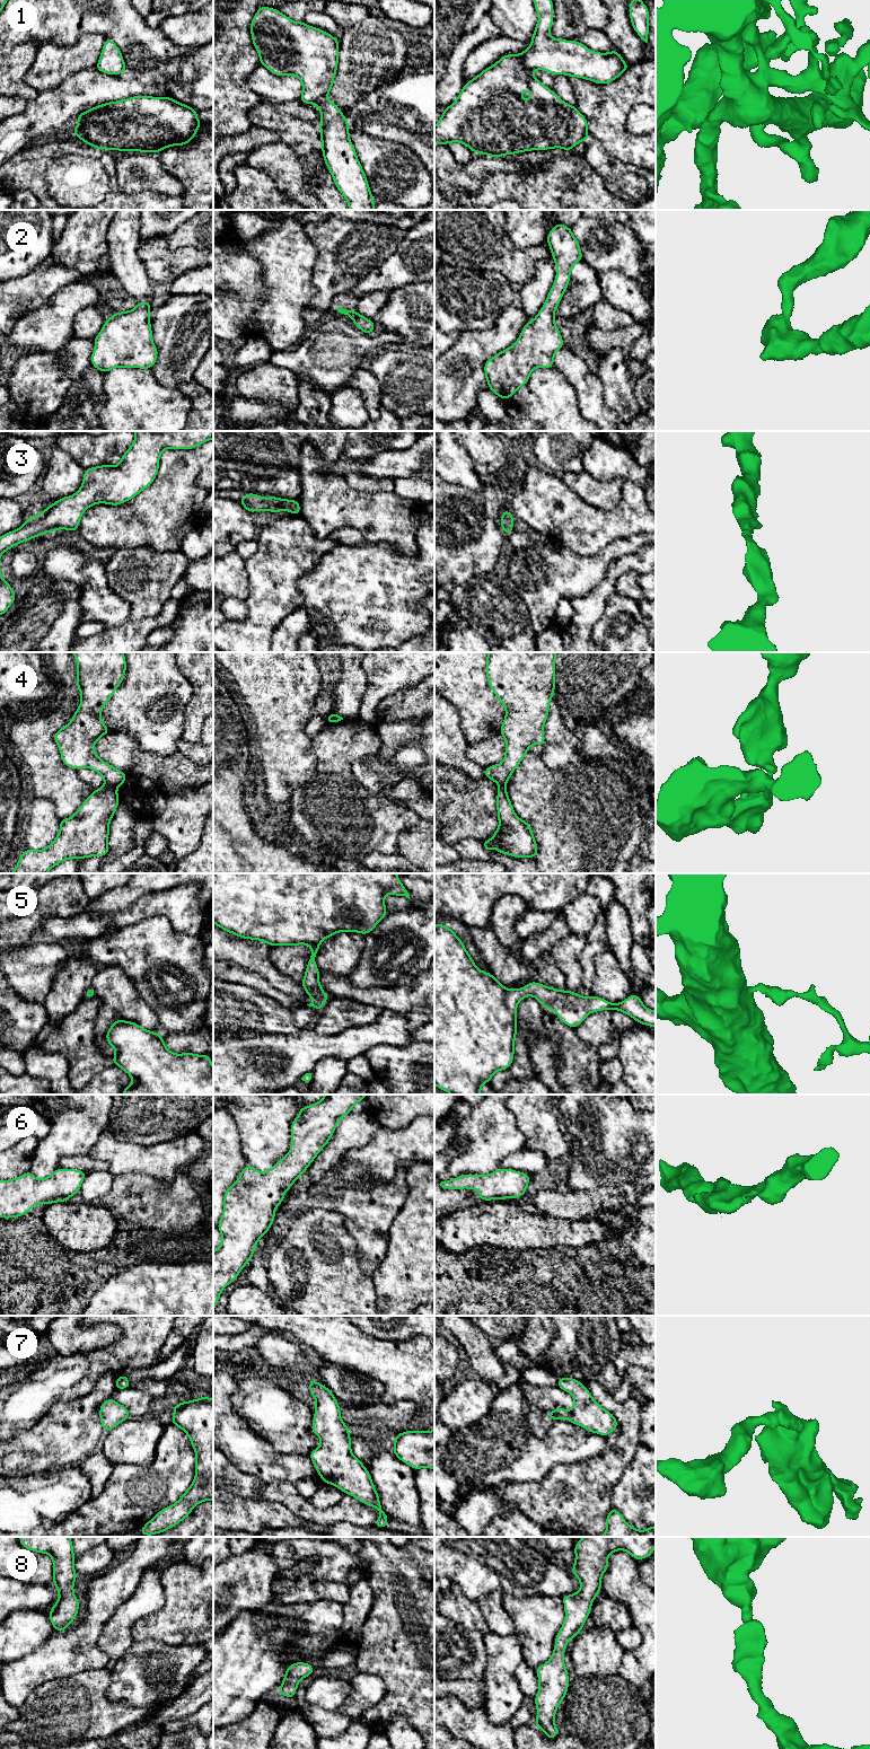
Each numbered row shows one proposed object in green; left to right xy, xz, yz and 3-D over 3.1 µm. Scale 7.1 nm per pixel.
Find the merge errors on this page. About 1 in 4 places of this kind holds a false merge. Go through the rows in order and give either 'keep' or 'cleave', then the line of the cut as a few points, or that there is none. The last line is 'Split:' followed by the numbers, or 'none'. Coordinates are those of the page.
1: keep | no cut
2: keep | no cut
3: keep | no cut
4: cleave | xy (105, 783), (115, 788)
5: keep | no cut
6: keep | no cut
7: keep | no cut
8: keep | no cut
Split: 4

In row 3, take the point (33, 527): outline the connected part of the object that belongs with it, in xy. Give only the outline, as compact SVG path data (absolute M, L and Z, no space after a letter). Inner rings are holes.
M134 431L135 438L116 466L100 465L84 471L80 489L47 506L37 516L29 516L23 526L0 536L0 556L17 544L46 533L65 529L77 533L84 512L94 504L120 506L146 490L157 476L160 455L166 449L194 449L213 439L213 431Z

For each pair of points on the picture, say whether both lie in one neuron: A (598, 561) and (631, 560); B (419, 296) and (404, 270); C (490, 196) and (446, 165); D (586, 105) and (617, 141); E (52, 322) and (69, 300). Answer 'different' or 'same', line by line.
A: different
B: different
C: different
D: same
E: same

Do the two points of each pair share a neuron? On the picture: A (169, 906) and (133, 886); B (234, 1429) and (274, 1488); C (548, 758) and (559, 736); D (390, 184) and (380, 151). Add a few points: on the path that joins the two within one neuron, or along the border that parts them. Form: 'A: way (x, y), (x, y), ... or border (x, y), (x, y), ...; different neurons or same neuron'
A: border (173, 887), (149, 891), (124, 907); different neurons
B: border (295, 1483), (272, 1481), (265, 1484); different neurons
C: way (553, 753), (553, 741); same neuron
D: way (390, 176), (390, 168), (381, 159); same neuron

